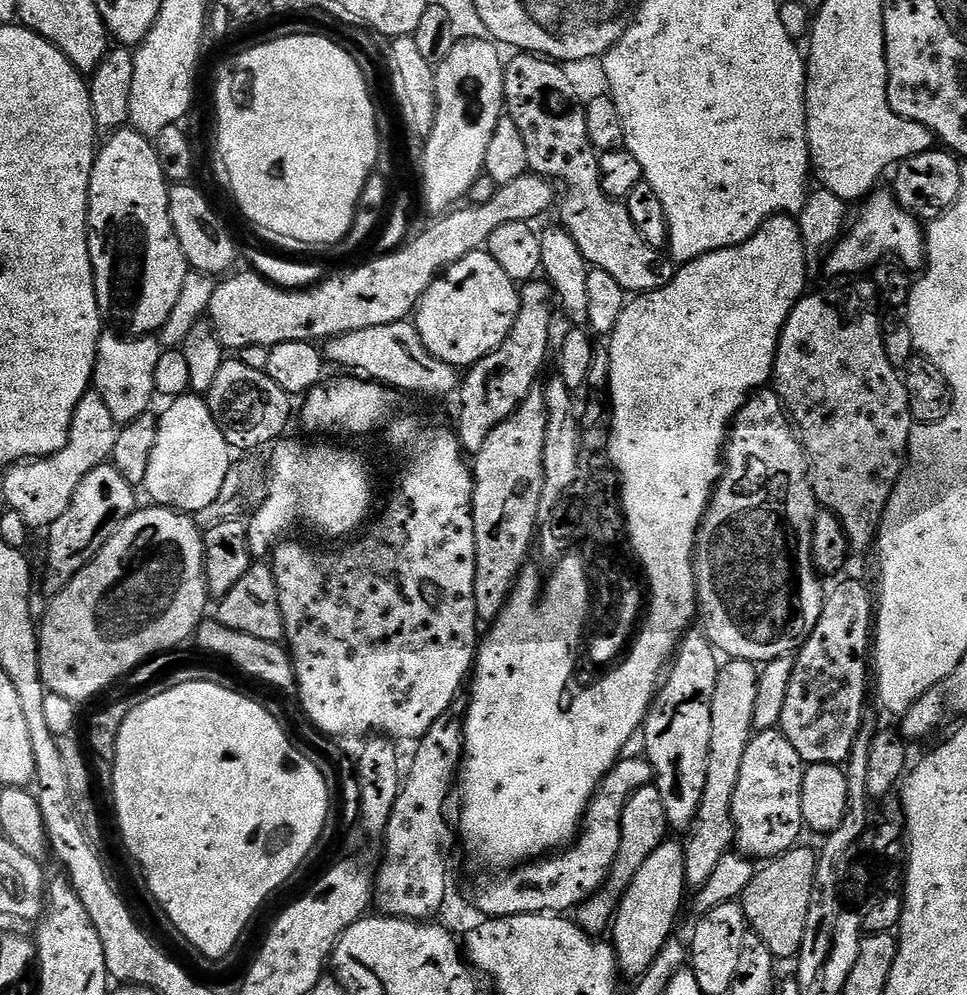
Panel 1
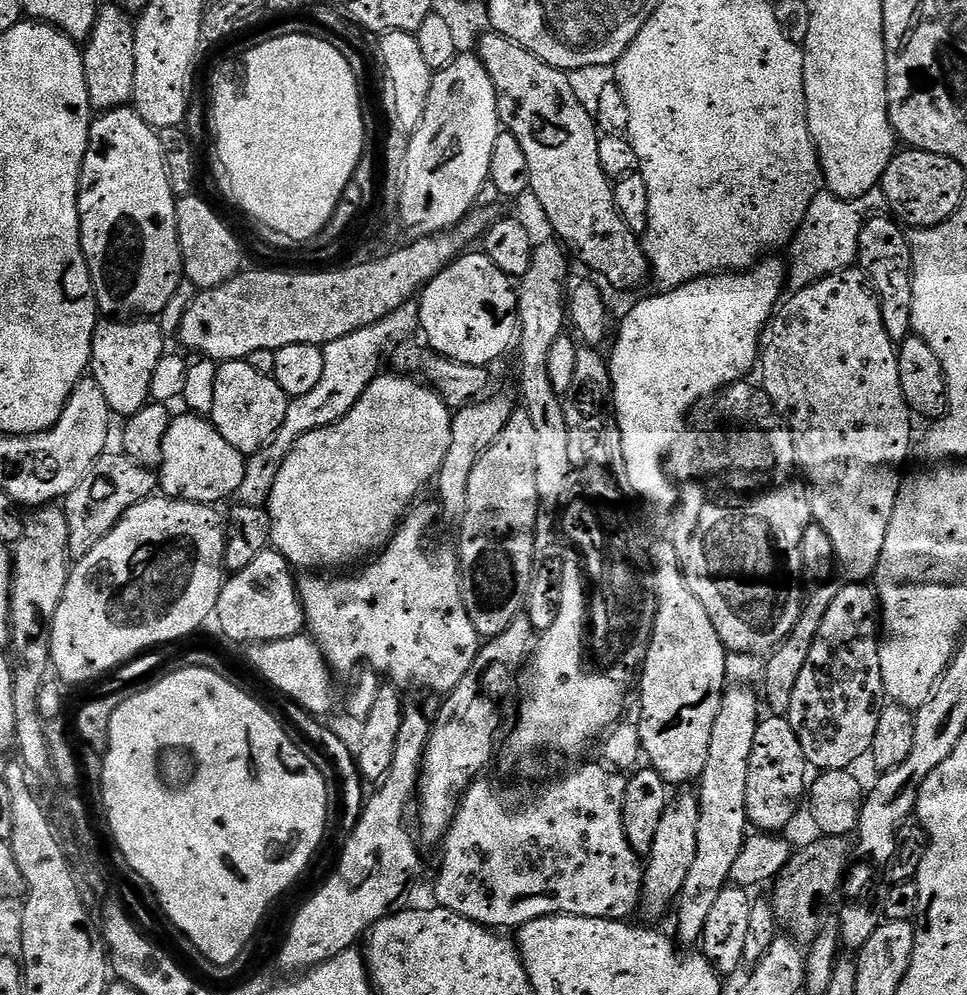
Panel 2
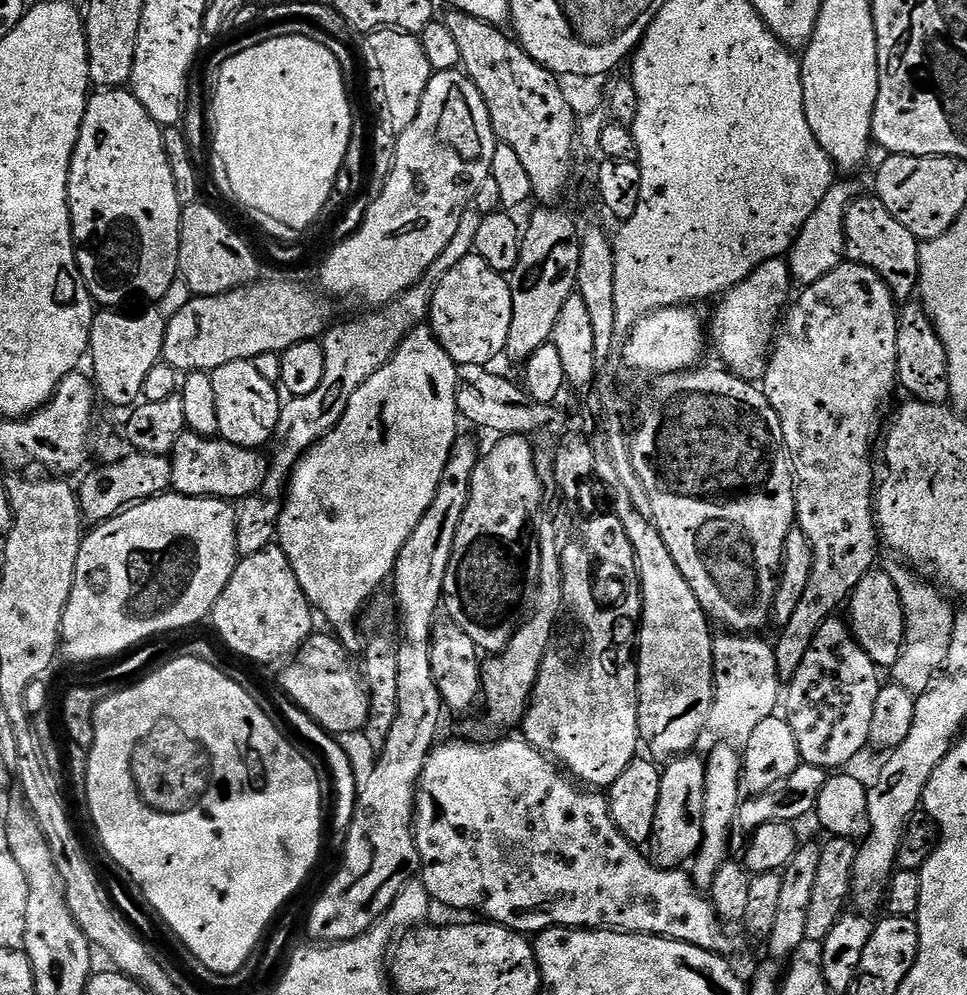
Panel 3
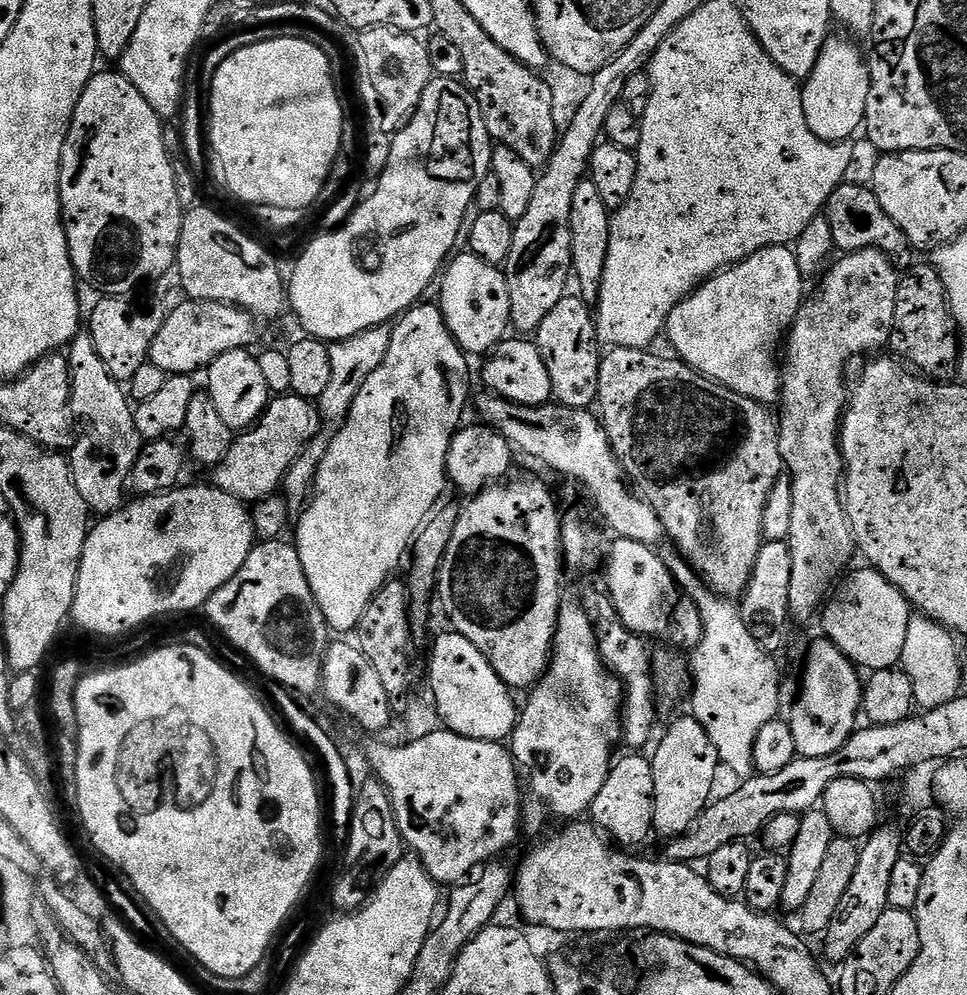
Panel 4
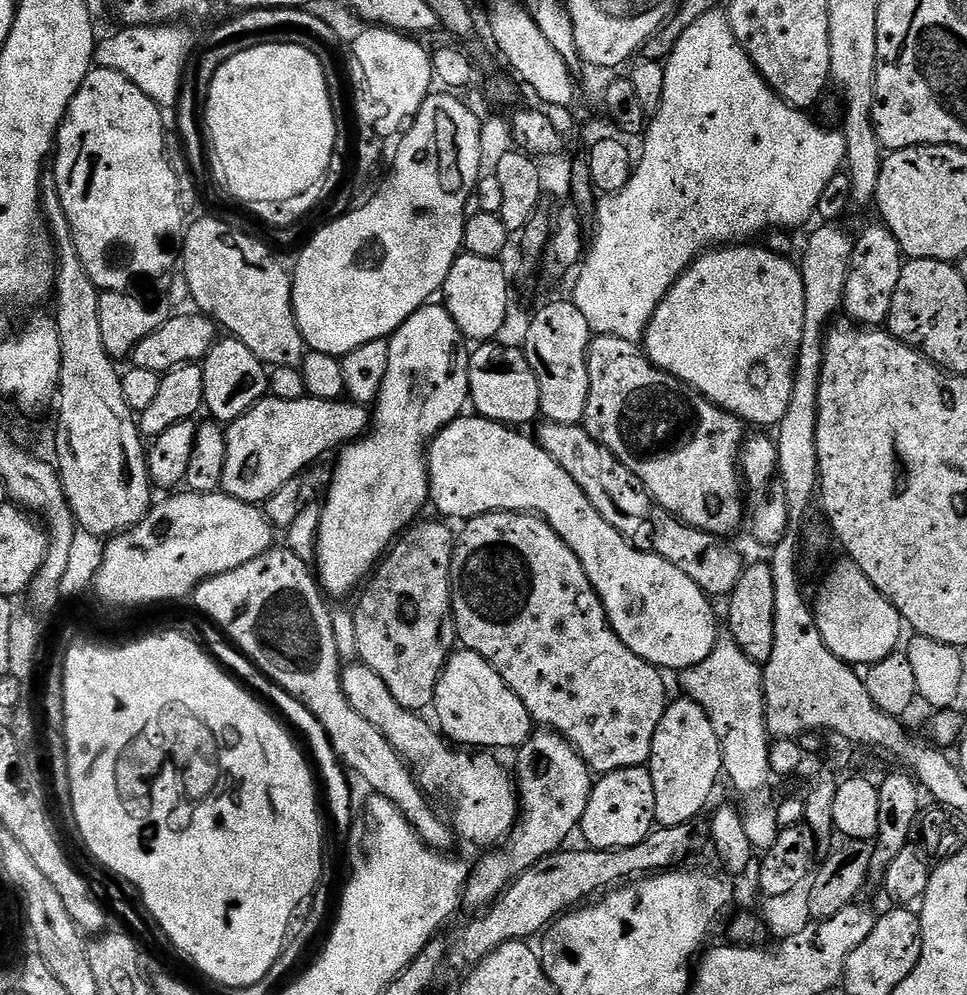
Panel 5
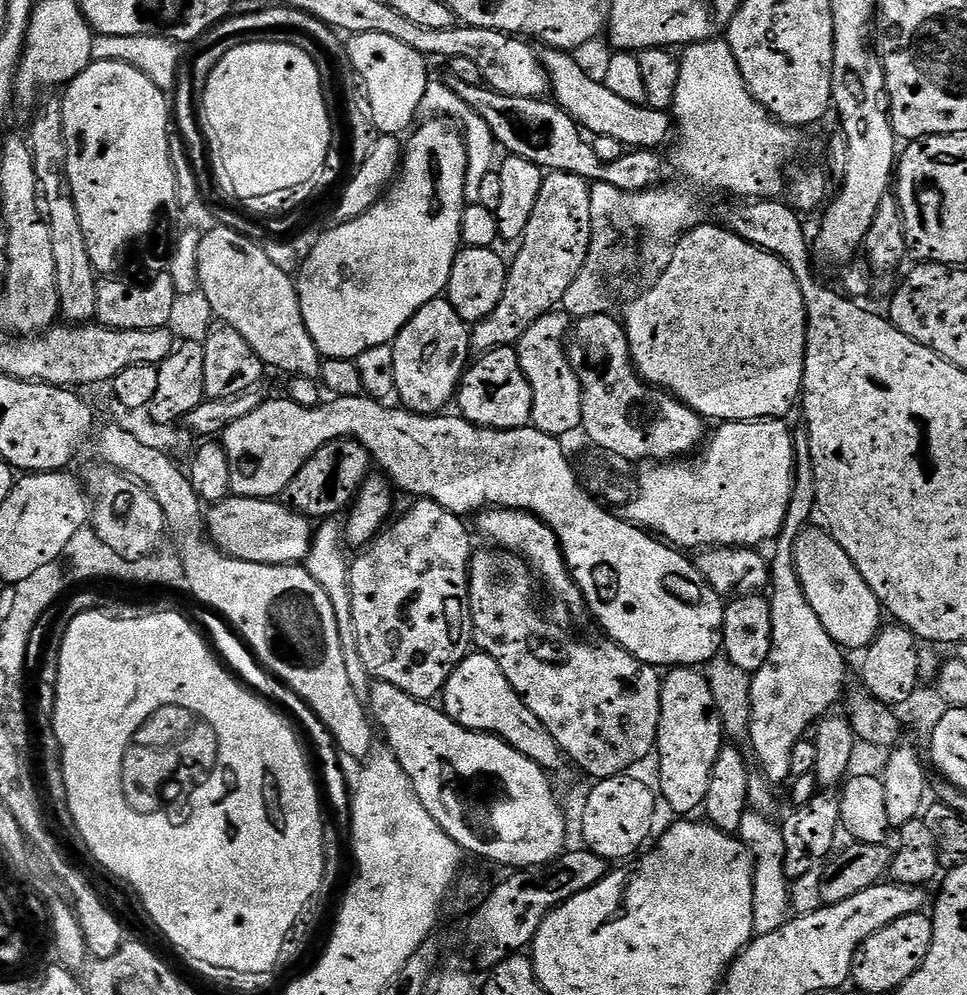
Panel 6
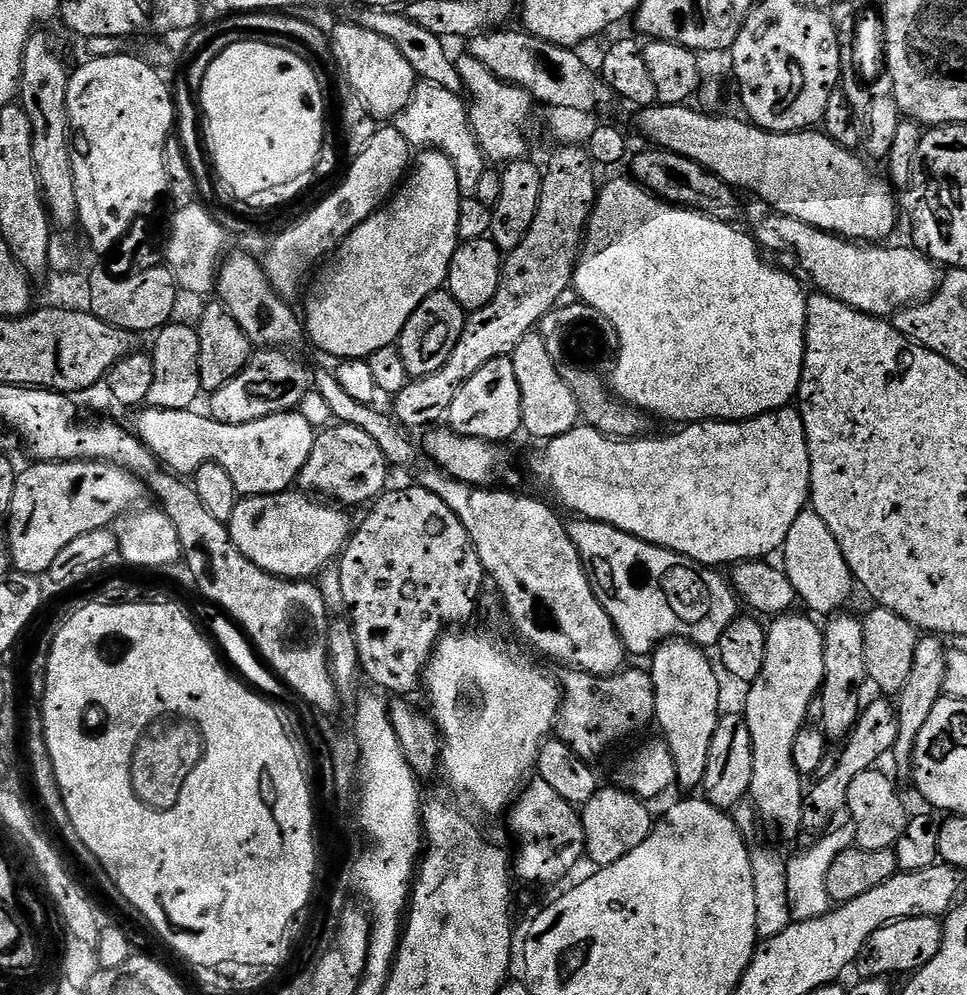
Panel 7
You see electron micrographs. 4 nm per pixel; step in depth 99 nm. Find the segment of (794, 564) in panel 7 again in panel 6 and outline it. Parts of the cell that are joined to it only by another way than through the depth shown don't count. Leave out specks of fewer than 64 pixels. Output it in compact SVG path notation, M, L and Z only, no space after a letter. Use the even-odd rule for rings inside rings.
M809 526L795 540L794 562L807 601L841 649L861 651L883 627L884 609L850 556L823 527Z

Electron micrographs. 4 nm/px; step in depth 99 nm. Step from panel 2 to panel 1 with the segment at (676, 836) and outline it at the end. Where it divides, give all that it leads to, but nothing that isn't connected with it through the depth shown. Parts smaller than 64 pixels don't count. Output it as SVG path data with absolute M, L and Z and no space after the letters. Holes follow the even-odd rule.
M669 838L646 858L646 863L638 869L638 874L620 897L616 905L616 915L610 929L610 943L616 949L616 960L621 973L640 978L649 966L658 958L659 952L666 946L668 939L677 931L676 919L680 916L680 907L685 907L686 858L685 845L675 838Z

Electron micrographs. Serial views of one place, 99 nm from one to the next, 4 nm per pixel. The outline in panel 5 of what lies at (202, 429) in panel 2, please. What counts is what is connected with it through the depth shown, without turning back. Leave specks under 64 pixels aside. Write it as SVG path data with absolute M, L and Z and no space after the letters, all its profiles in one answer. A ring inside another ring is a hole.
M269 395L227 425L228 453L223 491L248 504L263 505L278 490L293 483L301 475L299 472L310 467L324 451L335 453L343 449L353 440L360 439L369 427L369 409L344 398L283 400Z

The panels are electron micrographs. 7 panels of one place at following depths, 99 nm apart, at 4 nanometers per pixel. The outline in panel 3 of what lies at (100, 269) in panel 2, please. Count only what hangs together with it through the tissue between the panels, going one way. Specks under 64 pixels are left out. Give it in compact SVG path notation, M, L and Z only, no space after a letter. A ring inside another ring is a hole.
M105 88L96 90L89 95L86 114L82 118L82 130L78 134L78 142L74 150L74 158L68 171L68 205L72 219L72 240L76 244L76 261L80 267L82 278L88 287L88 293L93 301L100 306L120 306L127 296L149 296L152 302L158 302L170 284L178 278L180 270L180 214L182 207L178 202L175 190L174 176L171 173L170 162L167 161L166 149L163 146L164 128L150 118L146 106L138 102L131 90L124 88Z

